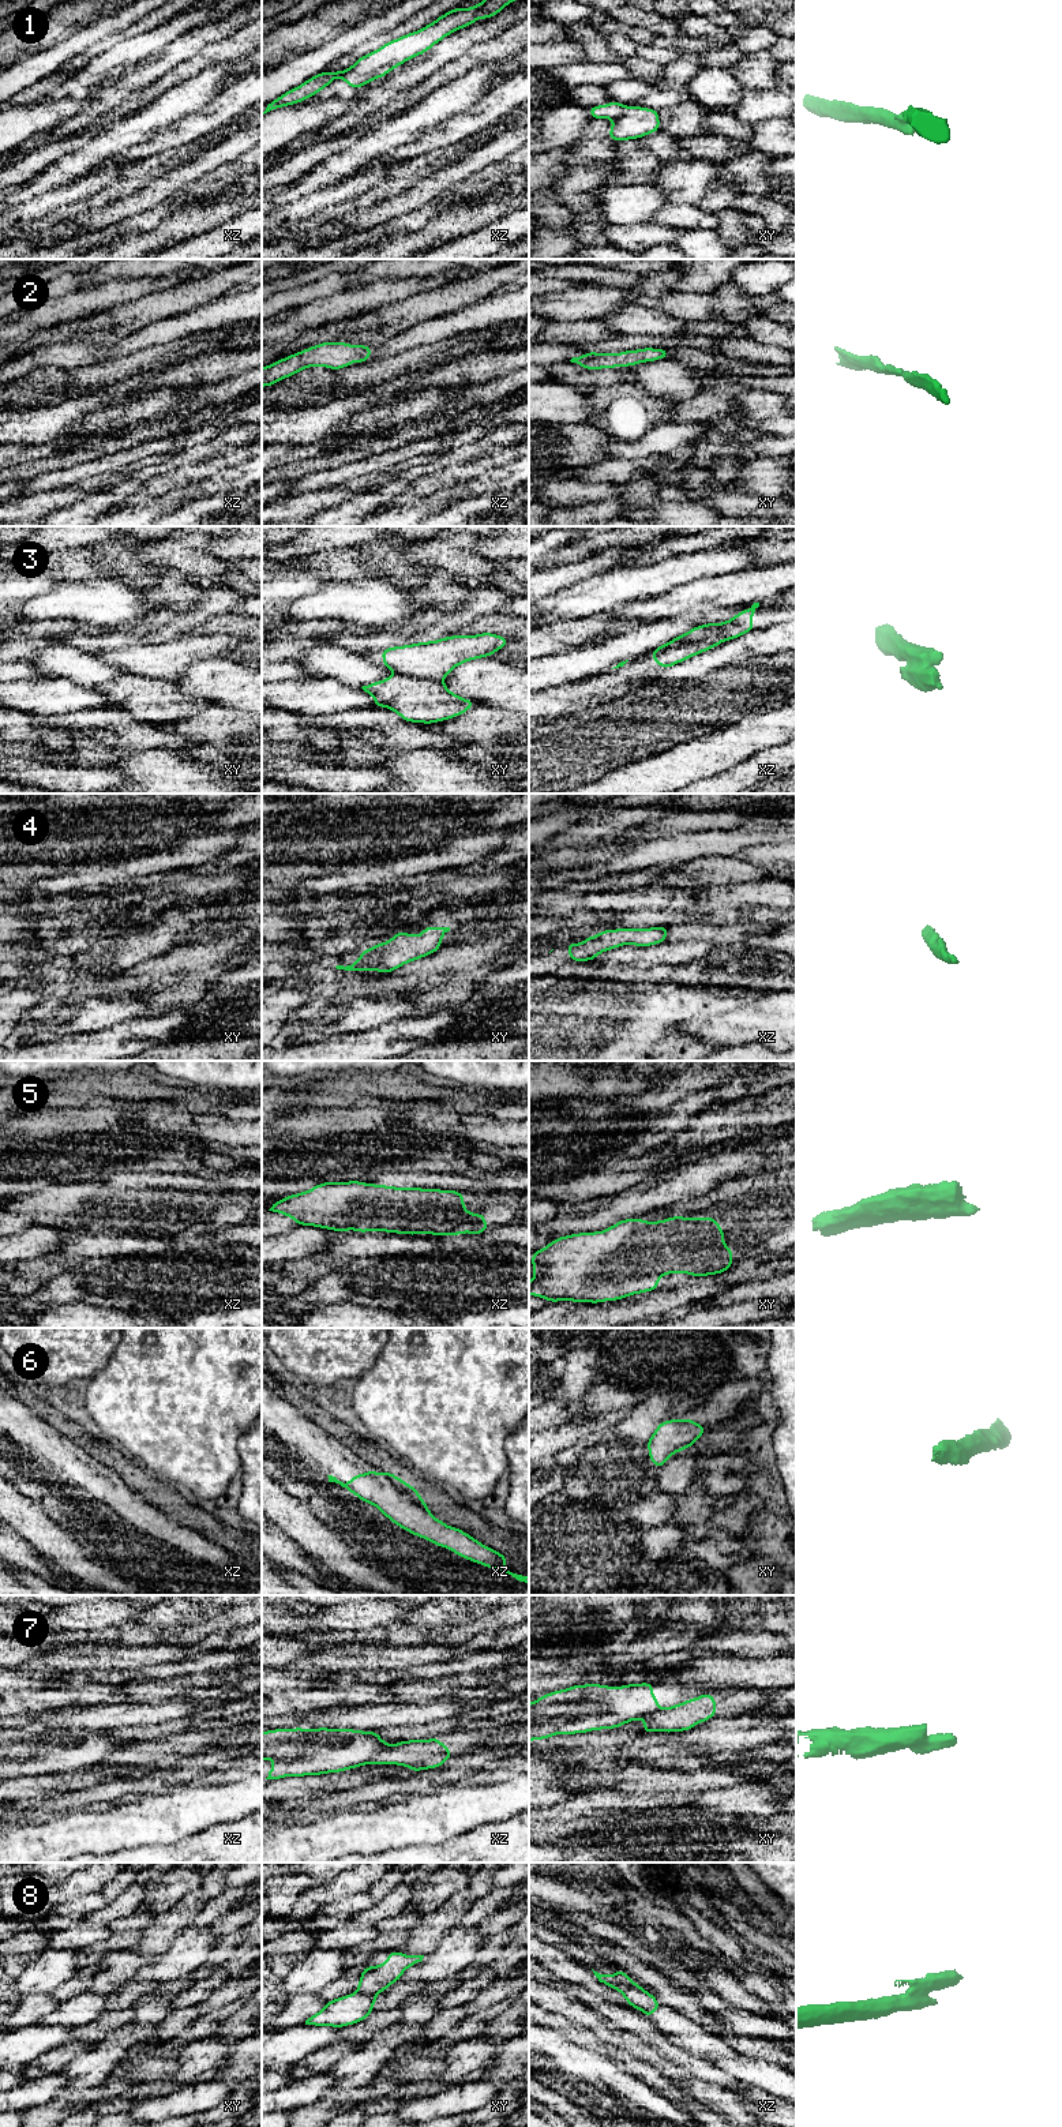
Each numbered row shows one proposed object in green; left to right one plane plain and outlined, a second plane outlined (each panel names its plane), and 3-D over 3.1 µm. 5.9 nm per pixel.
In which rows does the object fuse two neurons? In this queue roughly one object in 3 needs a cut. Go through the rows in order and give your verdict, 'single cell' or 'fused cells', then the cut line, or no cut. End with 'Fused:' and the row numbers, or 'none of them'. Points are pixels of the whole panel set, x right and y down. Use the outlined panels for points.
1: fused cells | xy (627, 107), (614, 120)
2: single cell | no cut
3: fused cells | xz (725, 640), (719, 634), (712, 634), (653, 652)
4: single cell | no cut
5: single cell | no cut
6: single cell | no cut
7: fused cells | xz (390, 1745), (368, 1762)
8: fused cells | xz (615, 1976), (629, 1980), (642, 1989)
Fused: 1, 3, 7, 8

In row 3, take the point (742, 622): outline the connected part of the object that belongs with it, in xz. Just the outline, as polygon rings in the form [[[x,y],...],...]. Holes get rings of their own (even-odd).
[[[754,603],[746,611],[738,612],[733,618],[721,623],[706,623],[678,635],[672,641],[656,648],[653,652],[661,652],[671,646],[682,645],[686,642],[695,642],[720,634],[725,641],[735,639],[751,630],[754,630],[753,616],[759,603]]]

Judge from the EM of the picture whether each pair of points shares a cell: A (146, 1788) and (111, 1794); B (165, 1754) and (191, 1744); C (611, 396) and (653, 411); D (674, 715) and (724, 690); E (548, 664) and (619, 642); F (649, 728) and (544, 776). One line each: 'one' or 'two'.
A: one
B: one
C: one
D: one
E: one
F: one

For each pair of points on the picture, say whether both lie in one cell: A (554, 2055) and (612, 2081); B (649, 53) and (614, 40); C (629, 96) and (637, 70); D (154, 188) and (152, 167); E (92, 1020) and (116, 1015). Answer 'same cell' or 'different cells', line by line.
A: same cell
B: same cell
C: different cells
D: different cells
E: same cell

